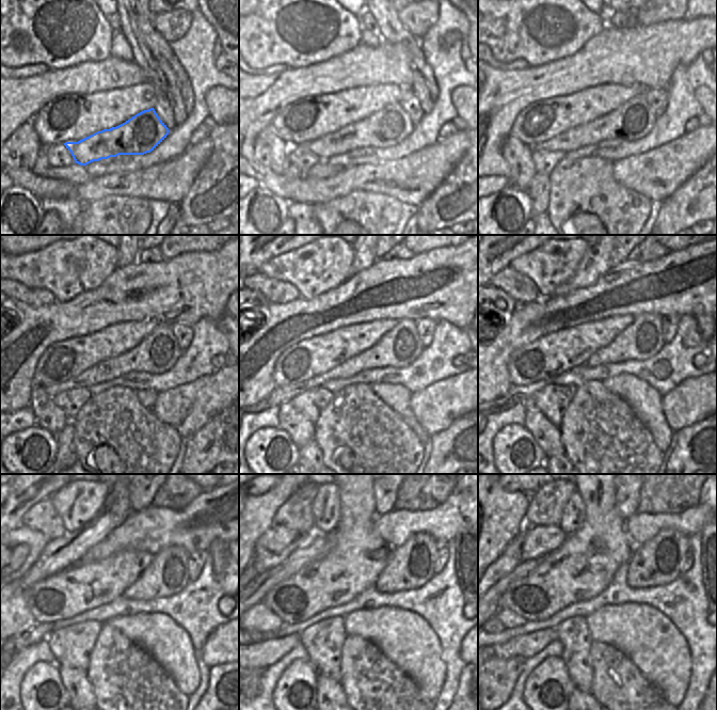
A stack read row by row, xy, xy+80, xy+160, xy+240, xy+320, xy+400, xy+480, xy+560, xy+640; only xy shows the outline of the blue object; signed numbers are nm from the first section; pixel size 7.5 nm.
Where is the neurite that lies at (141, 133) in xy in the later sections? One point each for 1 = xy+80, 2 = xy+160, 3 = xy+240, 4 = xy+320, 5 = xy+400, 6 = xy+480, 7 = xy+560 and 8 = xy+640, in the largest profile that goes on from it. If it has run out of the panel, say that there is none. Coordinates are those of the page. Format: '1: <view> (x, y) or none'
1: xy+80 (388, 126)
2: xy+160 (632, 121)
3: xy+240 (157, 353)
4: xy+320 (399, 347)
5: xy+400 (642, 340)
6: xy+480 (166, 574)
7: xy+560 (412, 565)
8: xy+640 (655, 563)

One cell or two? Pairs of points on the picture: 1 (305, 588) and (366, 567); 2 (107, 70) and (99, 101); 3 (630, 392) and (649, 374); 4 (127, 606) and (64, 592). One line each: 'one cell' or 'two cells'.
1: one cell
2: two cells
3: two cells
4: two cells

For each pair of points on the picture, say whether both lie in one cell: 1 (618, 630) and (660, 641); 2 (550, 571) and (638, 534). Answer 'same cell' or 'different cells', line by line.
1: same cell
2: different cells

